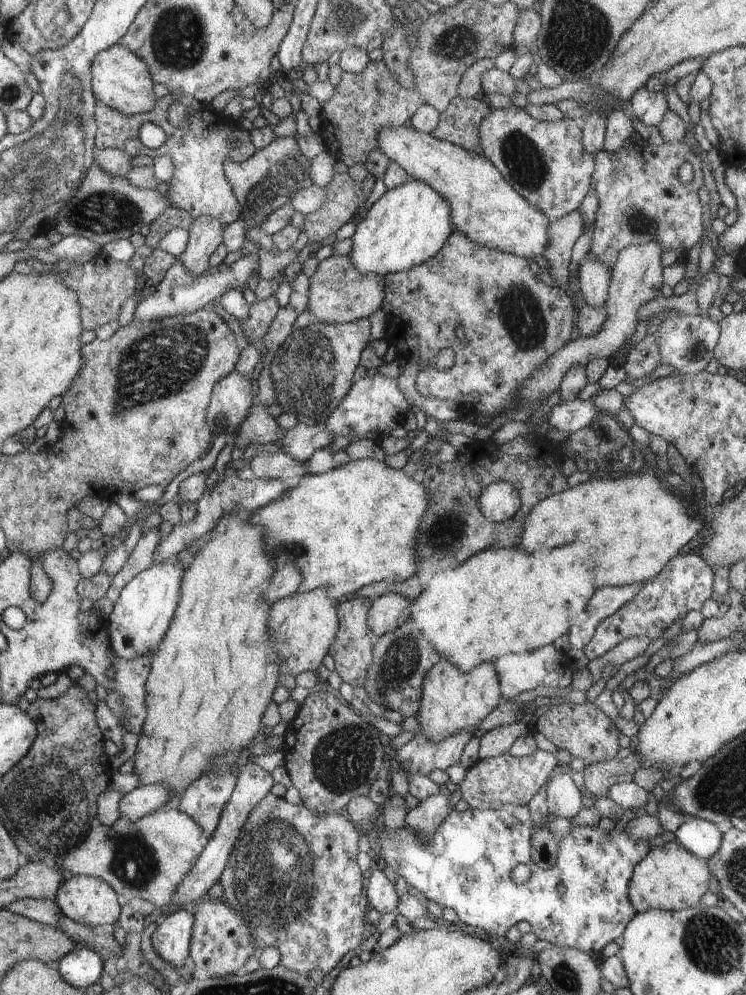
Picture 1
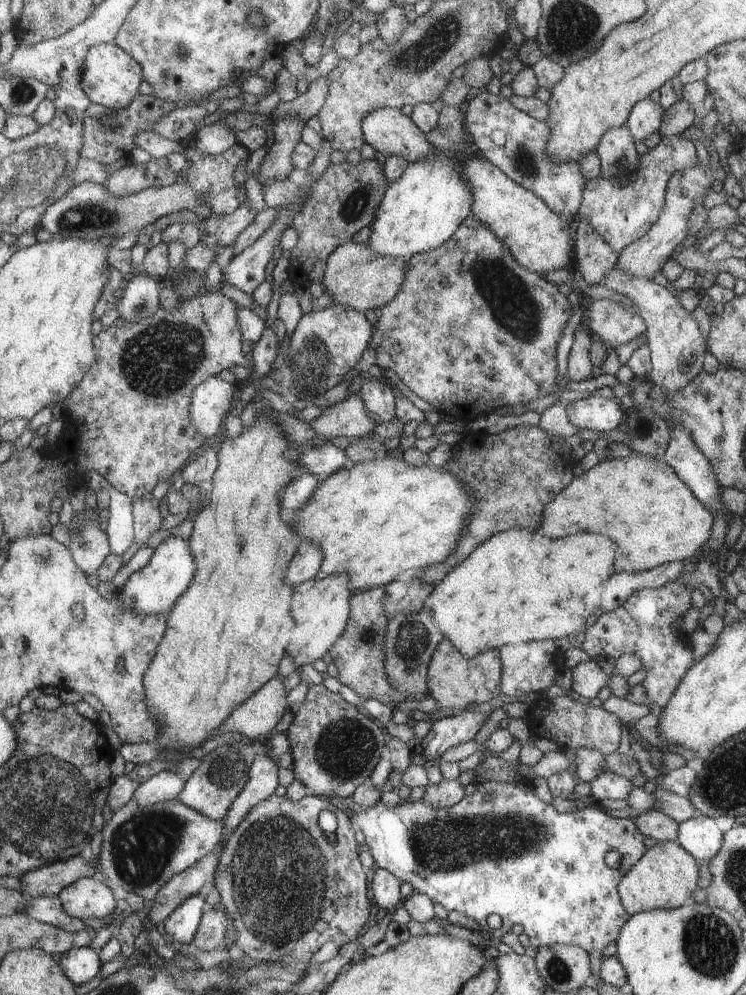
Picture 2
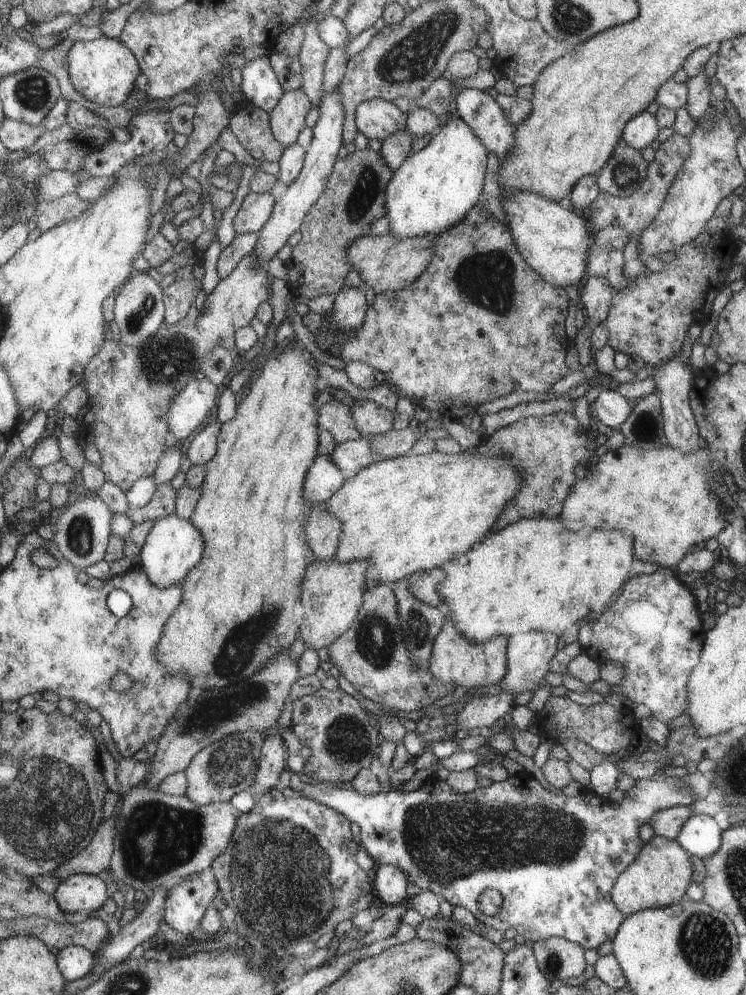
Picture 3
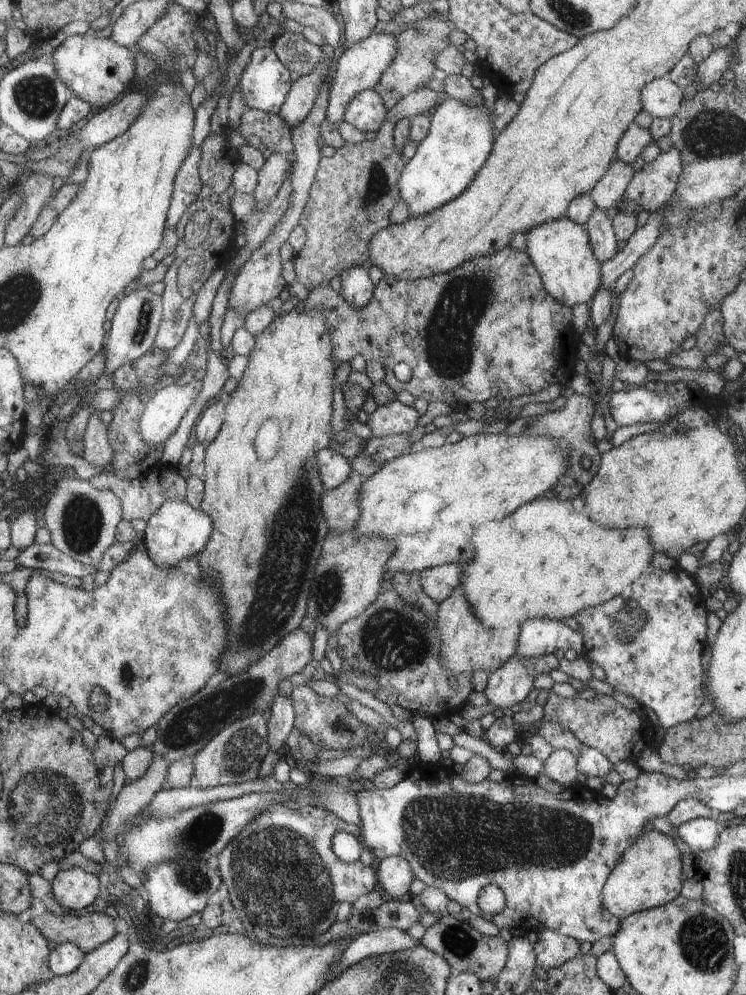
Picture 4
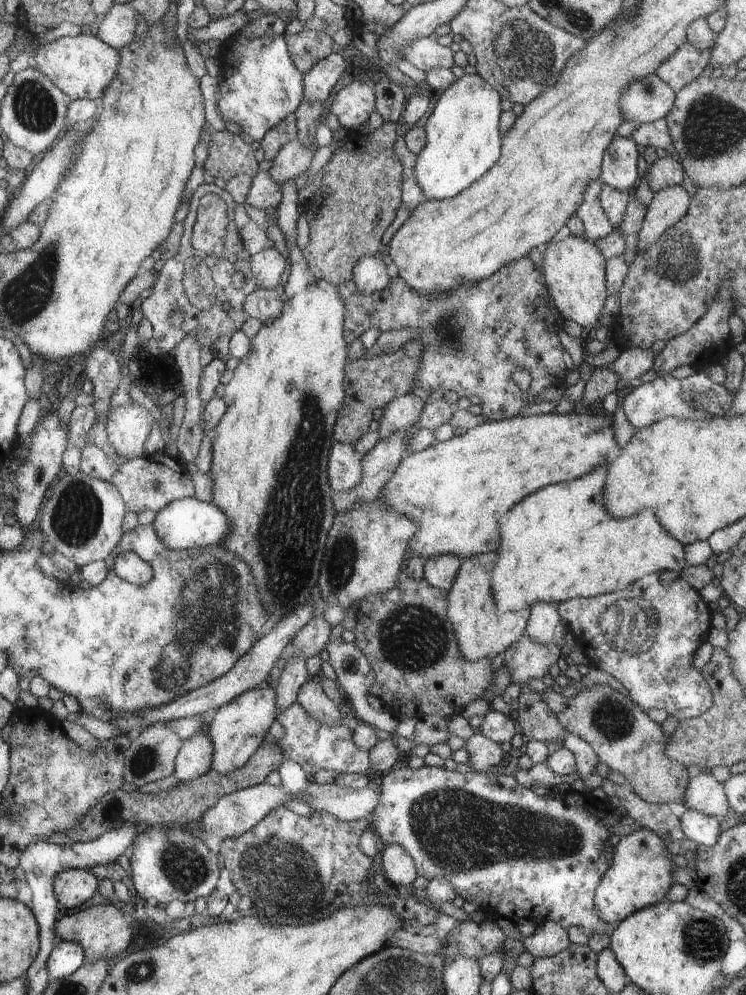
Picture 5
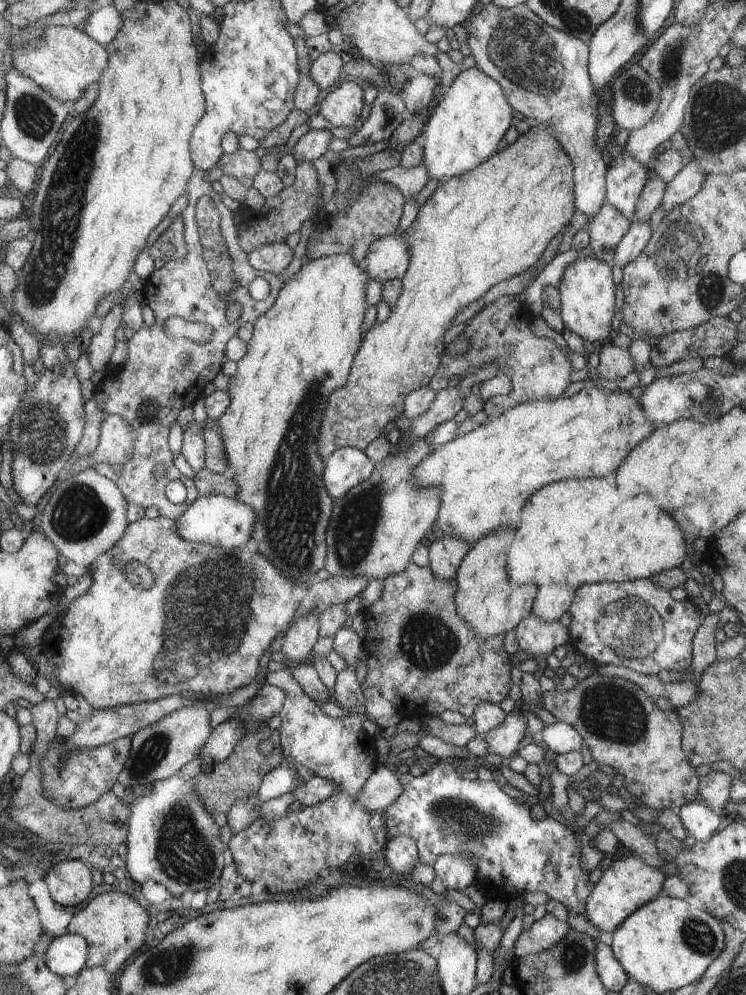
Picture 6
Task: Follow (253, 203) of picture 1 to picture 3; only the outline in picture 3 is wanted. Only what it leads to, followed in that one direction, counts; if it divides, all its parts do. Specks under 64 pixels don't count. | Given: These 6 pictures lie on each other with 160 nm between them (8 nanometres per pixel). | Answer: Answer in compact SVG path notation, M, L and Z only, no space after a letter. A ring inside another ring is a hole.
M302 88L285 92L270 115L270 126L274 138L284 148L297 142L305 127L304 119L312 108L312 101Z

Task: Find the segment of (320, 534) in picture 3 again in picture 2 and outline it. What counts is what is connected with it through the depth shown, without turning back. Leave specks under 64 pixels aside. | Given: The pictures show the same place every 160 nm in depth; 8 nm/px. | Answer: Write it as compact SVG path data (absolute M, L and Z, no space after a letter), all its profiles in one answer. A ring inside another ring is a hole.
M302 540L298 556L294 556L294 568L290 568L290 576L286 576L286 585L290 587L314 579L323 561L321 548L311 541Z

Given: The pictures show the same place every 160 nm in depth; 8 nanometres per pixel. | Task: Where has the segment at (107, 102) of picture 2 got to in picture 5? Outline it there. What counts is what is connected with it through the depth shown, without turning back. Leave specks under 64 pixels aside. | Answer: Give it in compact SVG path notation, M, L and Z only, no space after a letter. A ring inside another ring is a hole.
M96 34L64 36L34 51L32 64L72 99L96 100L118 76L121 53Z

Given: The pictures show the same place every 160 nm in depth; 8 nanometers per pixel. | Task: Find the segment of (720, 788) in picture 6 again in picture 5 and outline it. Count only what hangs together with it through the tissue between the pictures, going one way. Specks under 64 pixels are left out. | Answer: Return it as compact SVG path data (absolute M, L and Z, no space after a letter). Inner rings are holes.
M700 773L692 777L685 797L686 808L693 811L700 811L711 817L725 816L728 812L729 804L723 784L711 773Z

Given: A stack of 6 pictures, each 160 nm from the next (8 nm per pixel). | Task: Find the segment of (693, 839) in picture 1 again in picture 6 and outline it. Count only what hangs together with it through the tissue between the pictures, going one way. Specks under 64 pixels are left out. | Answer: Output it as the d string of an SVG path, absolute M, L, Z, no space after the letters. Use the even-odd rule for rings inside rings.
M694 800L686 803L676 811L687 833L696 841L705 843L710 840L720 826L721 815L716 814L700 801Z

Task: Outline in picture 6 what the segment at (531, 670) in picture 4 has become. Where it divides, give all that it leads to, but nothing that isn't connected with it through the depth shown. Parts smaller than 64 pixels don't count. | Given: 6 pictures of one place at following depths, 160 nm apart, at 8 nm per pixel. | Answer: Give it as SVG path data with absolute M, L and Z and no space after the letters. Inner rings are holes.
M532 614L514 630L518 646L531 658L552 654L560 644L570 641L567 627L558 621L545 623Z

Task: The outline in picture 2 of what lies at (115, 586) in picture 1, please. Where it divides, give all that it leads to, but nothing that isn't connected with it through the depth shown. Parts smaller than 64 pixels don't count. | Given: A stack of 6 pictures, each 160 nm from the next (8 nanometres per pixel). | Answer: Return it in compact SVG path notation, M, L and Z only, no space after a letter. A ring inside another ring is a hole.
M151 497L133 500L133 517L135 541L134 544L121 556L125 565L142 547L148 546L148 538L152 532L160 530L163 519L158 511L159 502Z

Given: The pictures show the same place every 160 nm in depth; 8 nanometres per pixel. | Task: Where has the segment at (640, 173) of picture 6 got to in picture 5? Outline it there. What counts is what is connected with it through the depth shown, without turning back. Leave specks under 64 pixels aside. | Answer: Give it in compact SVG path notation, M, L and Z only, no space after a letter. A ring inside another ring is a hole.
M616 137L605 152L599 179L615 189L628 191L638 180L638 146L631 137Z

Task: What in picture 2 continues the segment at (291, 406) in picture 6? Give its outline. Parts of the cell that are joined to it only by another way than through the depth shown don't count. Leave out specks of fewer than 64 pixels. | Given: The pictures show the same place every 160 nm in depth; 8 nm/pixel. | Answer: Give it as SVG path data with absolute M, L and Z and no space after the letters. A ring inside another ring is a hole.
M269 416L256 417L254 423L250 428L245 428L241 432L238 438L226 437L220 450L217 452L219 460L218 468L213 476L213 482L216 484L214 492L209 500L209 505L200 511L194 520L193 532L188 540L188 545L196 558L196 572L193 576L193 580L190 583L189 590L177 600L177 603L173 606L173 610L168 613L168 622L165 630L165 635L162 637L160 646L158 646L156 653L152 656L152 663L148 670L144 673L144 690L146 696L146 704L148 704L149 712L157 717L157 720L161 722L162 730L158 740L165 741L165 750L158 756L160 760L177 760L178 758L188 756L188 753L194 747L200 747L202 744L210 739L212 732L216 728L220 727L233 711L242 706L256 691L260 691L269 680L278 676L278 664L282 662L284 654L286 654L286 646L290 642L290 630L294 628L294 619L292 616L291 600L293 600L293 587L289 585L284 586L282 580L286 576L286 570L288 570L288 564L303 541L292 526L288 526L282 518L280 518L280 506L278 506L278 500L276 500L276 494L278 490L282 490L292 478L296 476L302 476L306 473L306 469L303 469L297 464L297 460L294 457L298 454L294 454L294 444L289 440L289 437L285 436L284 425L280 425L273 417Z

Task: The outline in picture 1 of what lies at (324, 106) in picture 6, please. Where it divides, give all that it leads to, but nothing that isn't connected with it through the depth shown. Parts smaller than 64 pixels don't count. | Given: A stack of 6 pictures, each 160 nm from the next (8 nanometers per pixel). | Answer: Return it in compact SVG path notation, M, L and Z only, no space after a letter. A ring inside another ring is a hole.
M412 126L386 127L378 133L379 149L391 160L399 164L410 178L429 184L440 193L452 206L452 221L454 232L462 233L472 242L498 249L516 256L526 257L528 260L541 261L542 254L550 244L550 222L546 213L537 206L530 204L516 189L502 176L496 165L482 154L467 151L461 145L448 141L441 141L430 133L423 133Z

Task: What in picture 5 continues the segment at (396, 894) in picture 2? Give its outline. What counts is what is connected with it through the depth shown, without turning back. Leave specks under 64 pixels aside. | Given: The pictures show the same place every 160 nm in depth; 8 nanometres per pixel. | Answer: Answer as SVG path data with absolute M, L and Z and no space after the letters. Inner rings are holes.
M398 845L382 846L381 849L383 876L398 888L411 885L419 874L407 850Z

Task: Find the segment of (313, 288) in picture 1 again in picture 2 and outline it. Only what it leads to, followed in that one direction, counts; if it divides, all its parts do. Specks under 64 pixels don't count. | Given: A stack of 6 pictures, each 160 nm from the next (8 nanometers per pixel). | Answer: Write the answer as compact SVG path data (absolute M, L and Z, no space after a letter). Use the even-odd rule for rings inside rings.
M352 241L344 243L329 256L329 266L324 274L323 292L339 305L365 313L388 304L401 290L405 280L405 260L383 257L368 244L361 245Z

